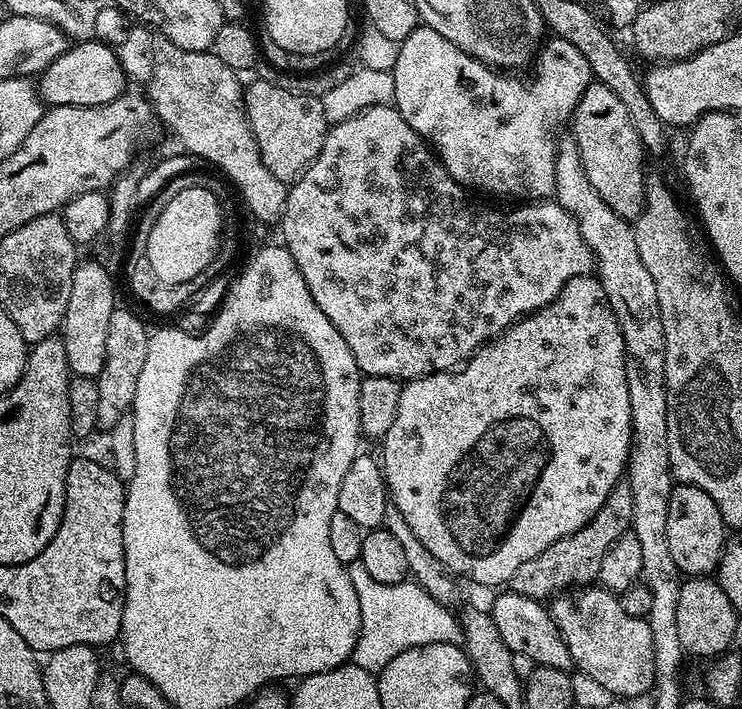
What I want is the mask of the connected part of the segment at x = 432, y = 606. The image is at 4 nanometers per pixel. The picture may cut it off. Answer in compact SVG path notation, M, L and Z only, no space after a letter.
M359 562L347 565L347 569L350 574L350 582L354 582L354 594L358 594L358 610L360 611L360 633L350 657L351 663L362 666L362 670L378 674L393 658L402 654L402 650L407 648L423 644L463 645L463 630L457 613L452 613L453 609L449 605L440 604L434 598L430 598L430 594L426 594L426 590L422 590L419 584L415 582L403 584L374 582L374 578L370 578L366 566L362 566Z

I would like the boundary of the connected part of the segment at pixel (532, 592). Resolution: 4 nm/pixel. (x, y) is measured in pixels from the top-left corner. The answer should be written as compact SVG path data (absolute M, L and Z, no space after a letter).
M627 482L616 484L602 510L598 510L598 514L594 514L594 518L590 518L590 522L586 522L582 530L554 542L554 546L546 546L542 554L530 558L530 562L522 562L522 566L514 570L510 581L511 591L526 598L548 602L565 590L591 585L599 577L606 550L614 541L622 538L624 532L631 529L633 514L634 494L630 486Z

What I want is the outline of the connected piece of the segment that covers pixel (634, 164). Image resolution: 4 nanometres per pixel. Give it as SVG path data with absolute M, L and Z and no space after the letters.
M590 83L582 94L578 106L572 112L570 121L571 135L582 154L582 164L590 184L600 198L616 214L629 222L644 211L644 144L634 130L634 122L630 122L630 114L626 114L626 106L622 106L618 94L610 90L610 86Z

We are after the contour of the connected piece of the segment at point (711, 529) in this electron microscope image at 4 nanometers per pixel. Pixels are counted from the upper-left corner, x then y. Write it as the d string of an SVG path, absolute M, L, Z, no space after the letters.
M677 483L670 494L670 514L666 514L666 539L670 541L670 558L678 566L678 570L688 578L704 578L715 573L720 567L720 555L724 552L726 525L714 498L706 494L706 490L698 490L698 486Z

